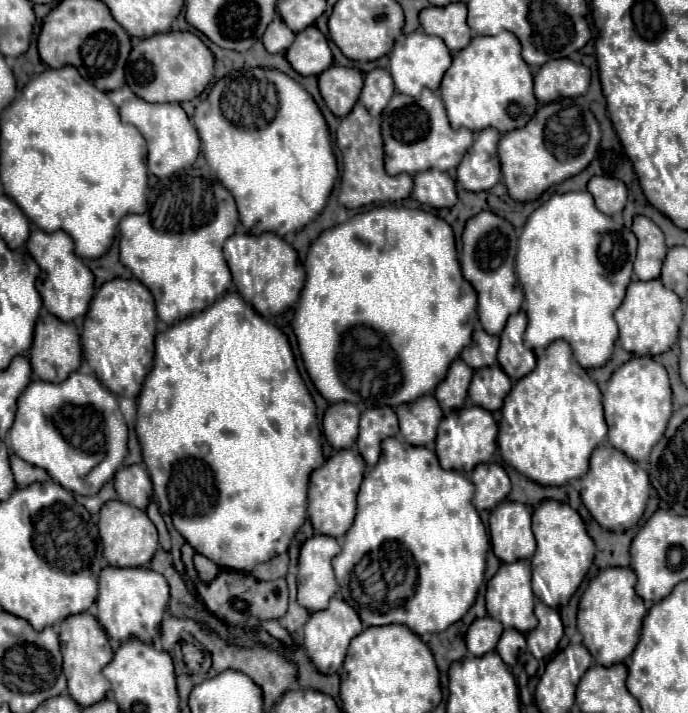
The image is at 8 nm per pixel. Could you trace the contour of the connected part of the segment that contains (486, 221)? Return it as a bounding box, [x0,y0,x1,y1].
[461,210,523,334]

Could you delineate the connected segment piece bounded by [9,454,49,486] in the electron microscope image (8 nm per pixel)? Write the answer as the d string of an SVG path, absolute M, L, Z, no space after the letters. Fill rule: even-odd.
M15 454L9 456L9 462L11 462L11 470L13 470L17 486L27 486L27 484L33 484L35 480L49 478L49 474L43 472L43 468L35 468L33 464L27 464L25 460L19 460L19 456Z

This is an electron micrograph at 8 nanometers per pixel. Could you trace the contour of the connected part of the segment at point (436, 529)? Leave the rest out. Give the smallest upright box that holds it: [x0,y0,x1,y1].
[333,438,489,636]

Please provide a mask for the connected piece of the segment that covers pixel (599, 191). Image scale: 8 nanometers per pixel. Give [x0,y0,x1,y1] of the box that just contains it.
[587,176,627,216]

